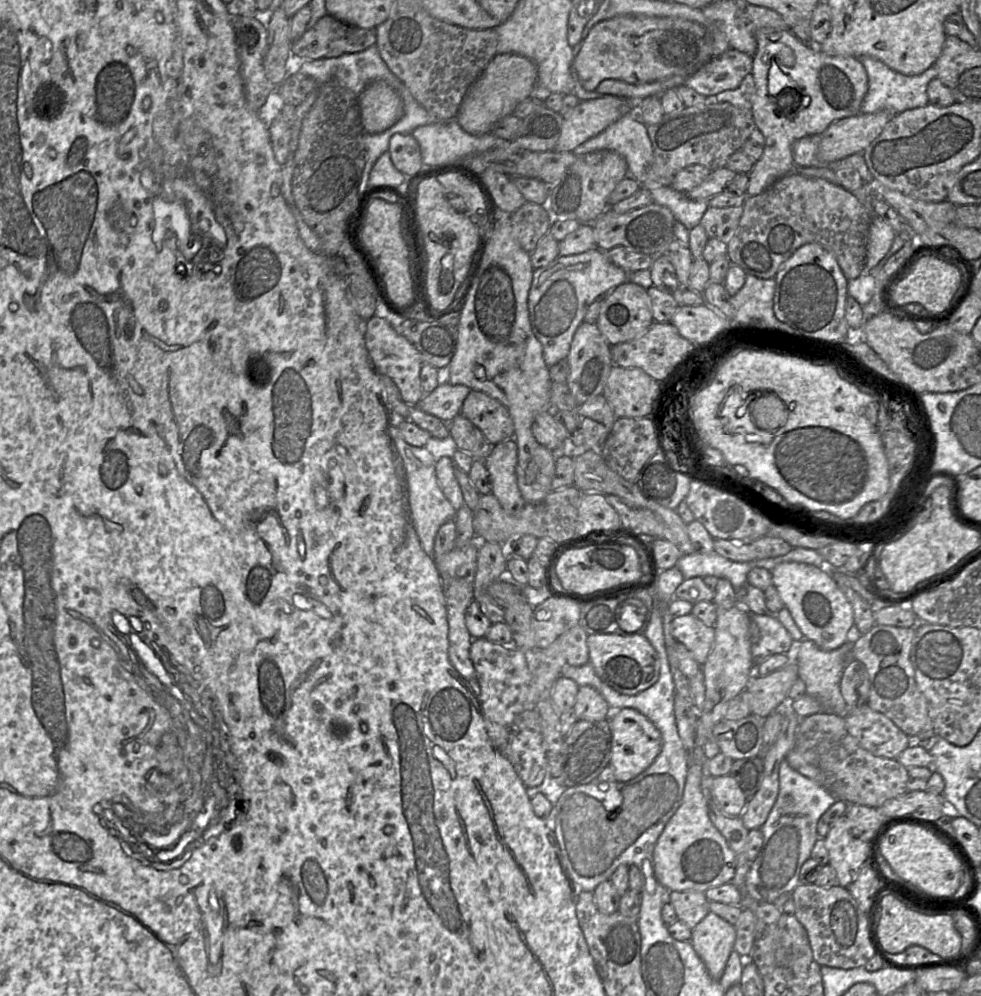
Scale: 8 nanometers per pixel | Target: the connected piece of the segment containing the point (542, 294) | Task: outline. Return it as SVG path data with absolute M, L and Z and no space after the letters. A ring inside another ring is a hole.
M600 249L558 256L548 265L534 269L528 295L529 321L533 334L542 345L543 358L548 367L567 359L573 336L583 322L589 305L628 280L645 289L653 285L649 269L627 273L613 264L606 252Z

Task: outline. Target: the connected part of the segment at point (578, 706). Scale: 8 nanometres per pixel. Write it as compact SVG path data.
M591 686L579 687L573 709L578 720L590 722L609 720L612 712L604 697Z

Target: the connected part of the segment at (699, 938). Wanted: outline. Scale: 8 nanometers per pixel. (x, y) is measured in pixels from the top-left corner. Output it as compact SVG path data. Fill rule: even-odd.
M713 912L692 929L690 942L714 980L723 976L735 938L735 927Z

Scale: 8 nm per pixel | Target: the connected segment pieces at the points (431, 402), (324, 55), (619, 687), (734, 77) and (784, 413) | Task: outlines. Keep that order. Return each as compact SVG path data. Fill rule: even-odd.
M441 383L432 392L425 394L417 407L445 423L450 423L460 414L463 401L470 391L471 389L465 385Z
M326 14L291 44L291 55L300 61L331 59L361 52L375 42L375 29L352 27Z
M644 634L588 635L589 663L598 677L613 690L624 695L637 695L654 685L659 679L657 653Z
M728 49L695 73L686 76L685 82L679 86L685 85L701 95L714 97L720 92L738 88L752 68L753 56Z
M776 394L760 397L753 408L755 425L762 430L783 427L788 418L788 409Z

